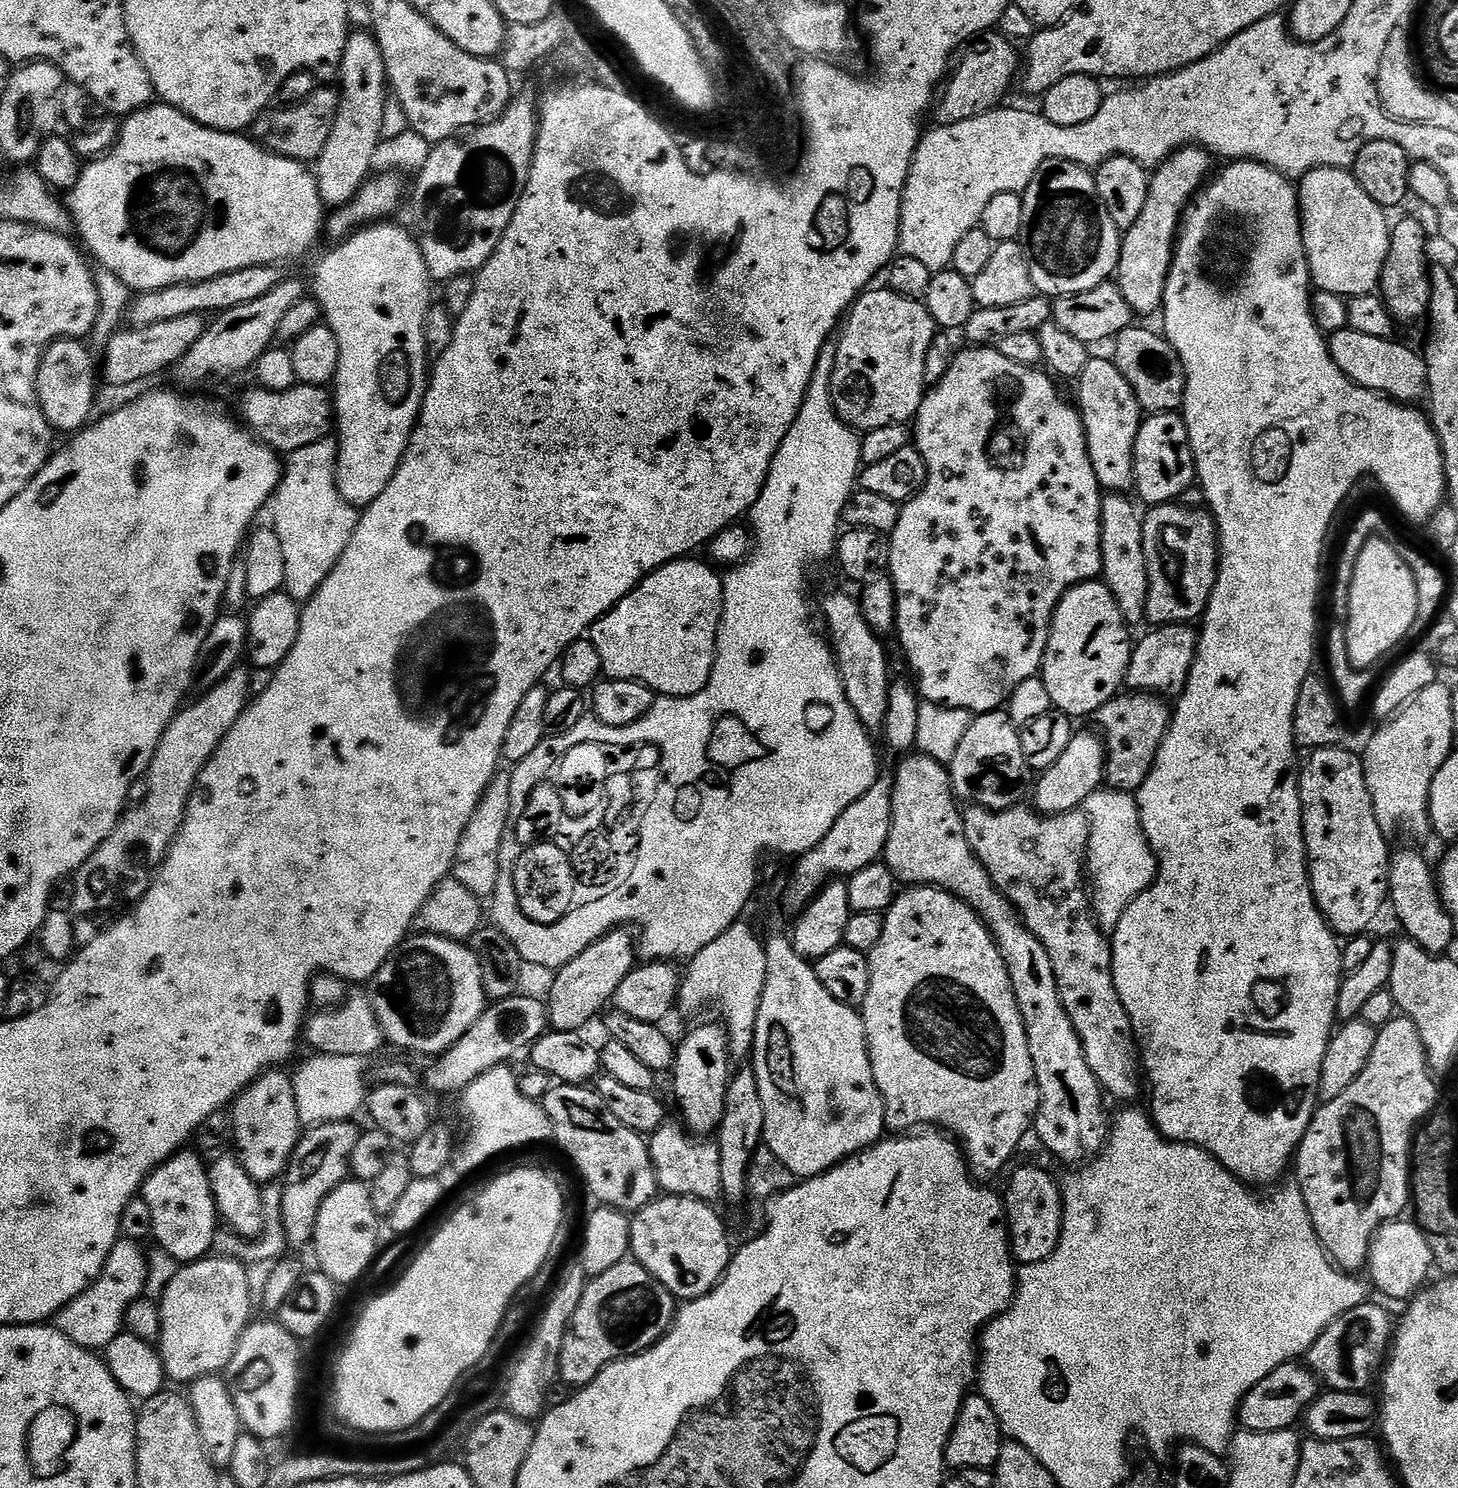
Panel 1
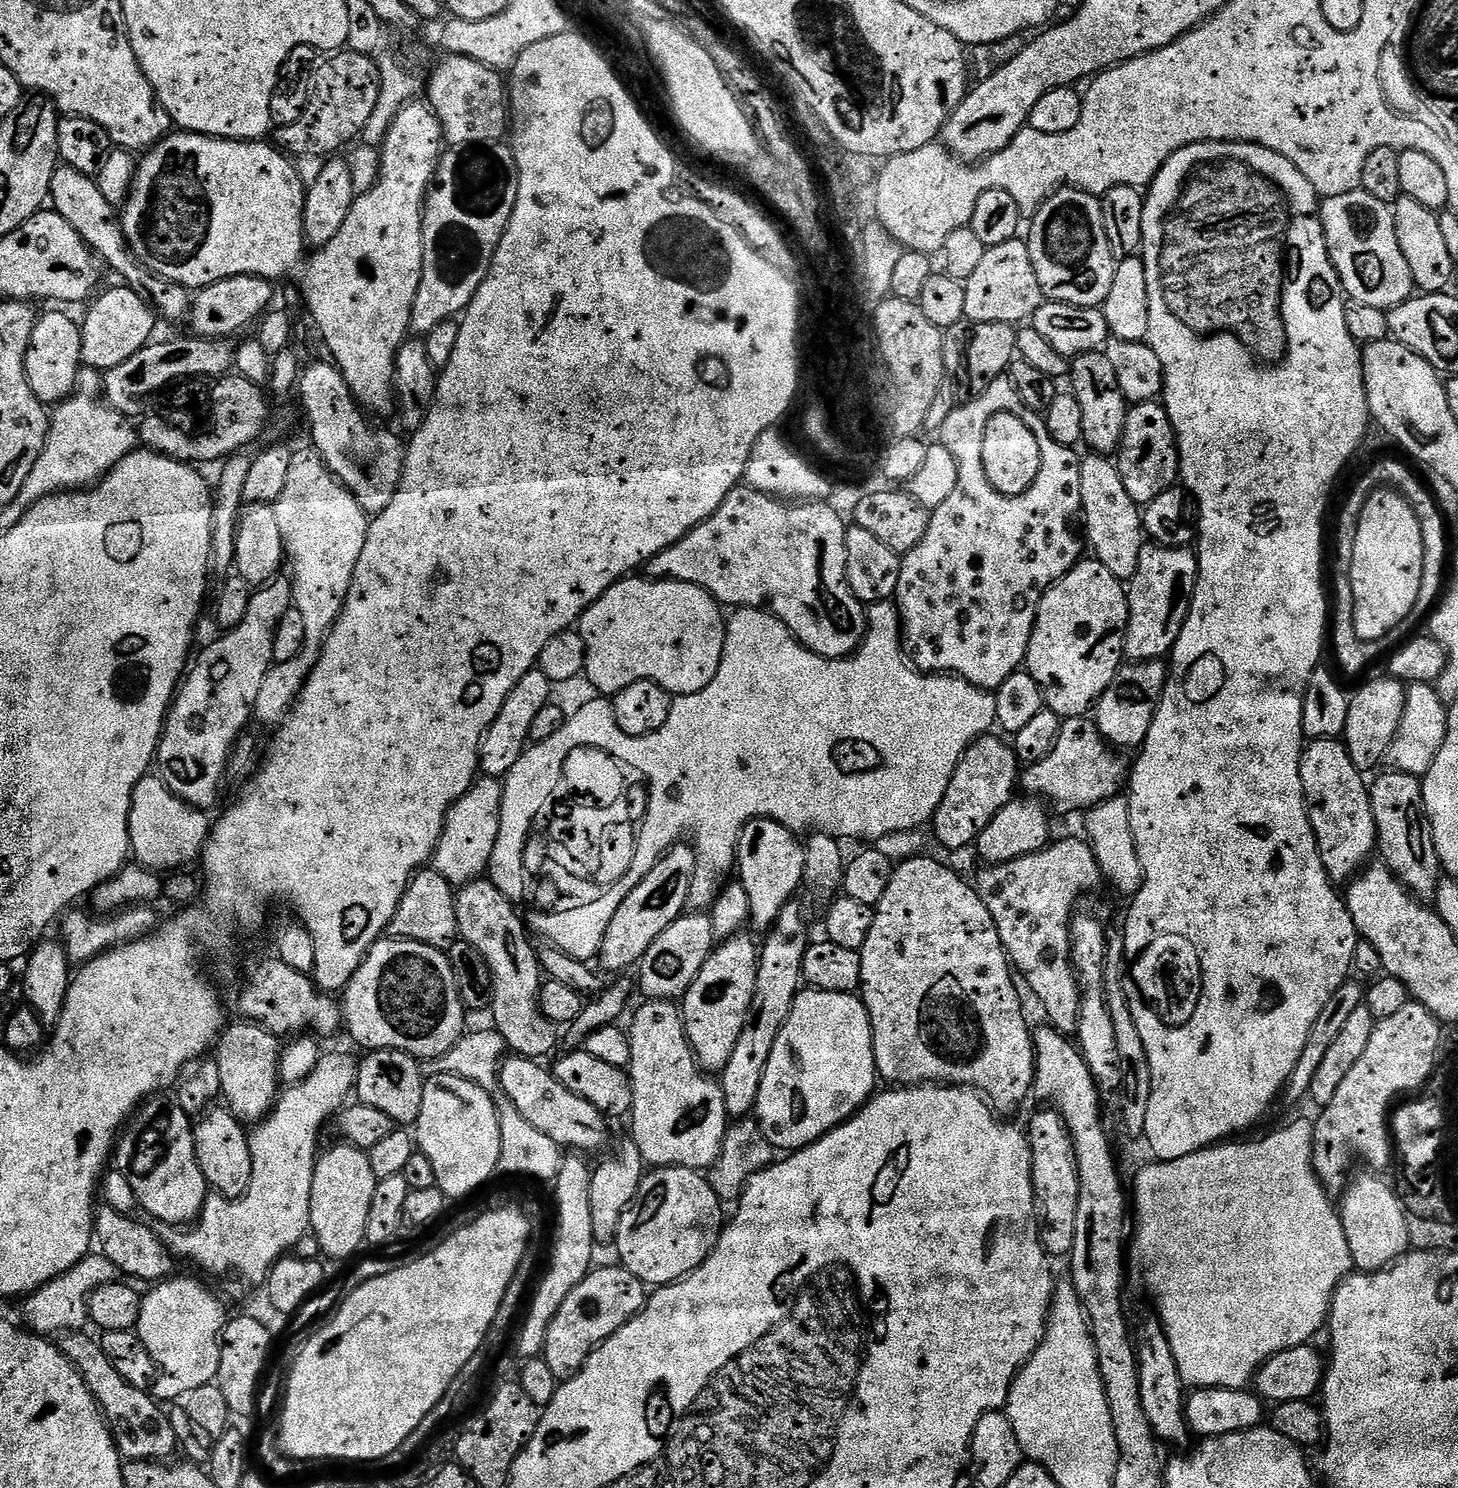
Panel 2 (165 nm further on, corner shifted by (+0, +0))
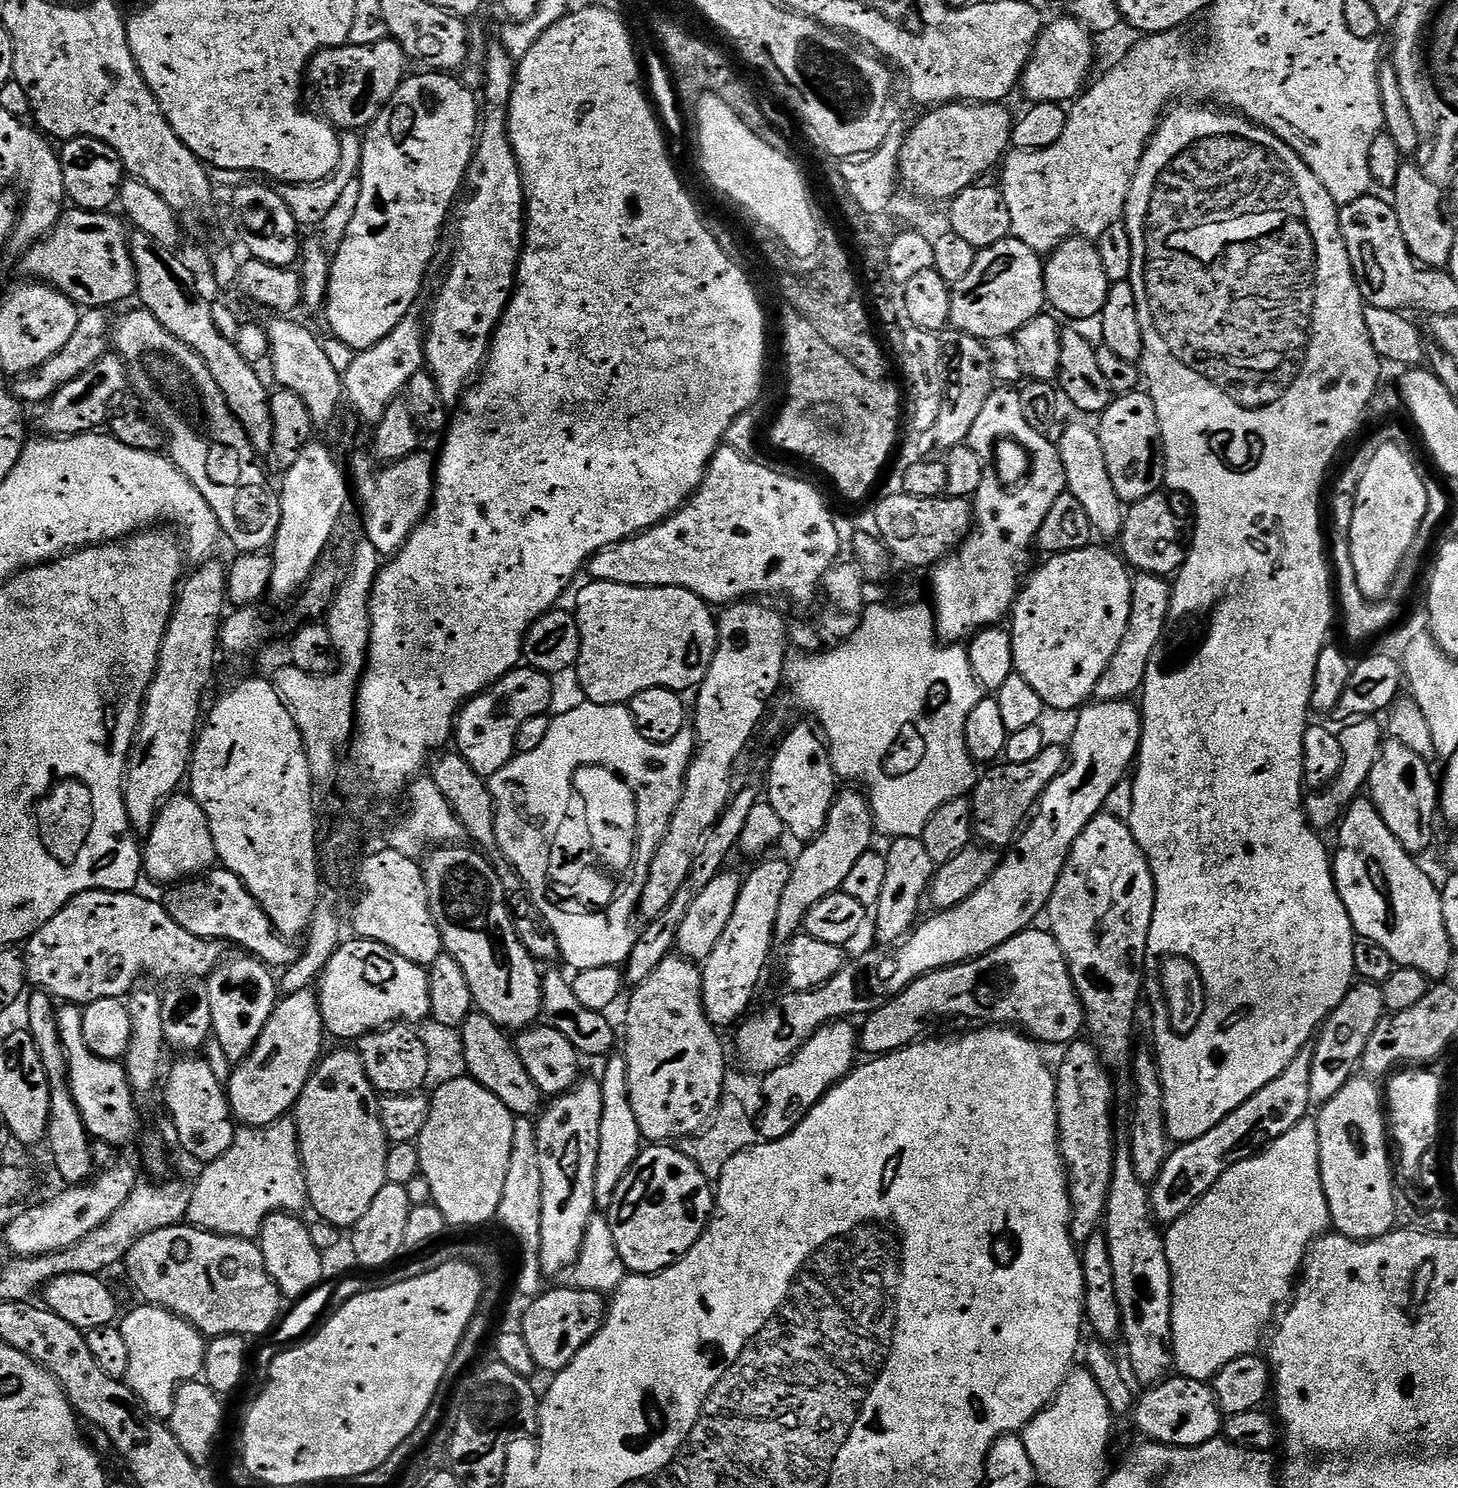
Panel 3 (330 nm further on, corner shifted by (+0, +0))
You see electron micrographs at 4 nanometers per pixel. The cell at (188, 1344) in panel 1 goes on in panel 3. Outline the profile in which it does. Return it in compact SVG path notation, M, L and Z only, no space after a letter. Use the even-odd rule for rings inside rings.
M147 1302L141 1305L125 1316L123 1313L118 1324L130 1353L126 1383L154 1419L168 1422L174 1410L176 1392L183 1384L195 1381L203 1373L206 1340L195 1326L173 1312Z

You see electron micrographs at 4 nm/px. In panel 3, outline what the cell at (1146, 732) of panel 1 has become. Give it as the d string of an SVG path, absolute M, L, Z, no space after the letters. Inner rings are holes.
M1049 743L1031 762L996 762L976 781L971 797L974 817L974 836L981 845L993 850L1004 850L1011 845L1022 825L1031 817L1040 795L1058 778L1066 763L1065 745Z

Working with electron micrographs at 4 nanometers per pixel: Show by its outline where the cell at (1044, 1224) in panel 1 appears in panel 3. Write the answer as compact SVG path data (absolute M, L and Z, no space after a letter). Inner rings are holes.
M1077 1038L1067 1045L1063 1049L1064 1057L1061 1058L1060 1065L1055 1065L1054 1068L1060 1156L1064 1160L1068 1173L1068 1198L1072 1204L1070 1231L1073 1242L1078 1246L1082 1246L1092 1235L1101 1231L1110 1190L1112 1162L1116 1157L1114 1135L1112 1136L1112 1080L1108 1077L1110 1072L1104 1061L1100 1059L1095 1043L1085 1040Z

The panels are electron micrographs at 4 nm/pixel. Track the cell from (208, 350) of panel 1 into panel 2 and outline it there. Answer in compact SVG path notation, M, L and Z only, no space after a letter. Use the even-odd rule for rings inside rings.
M191 339L168 340L165 344L149 343L148 347L143 348L138 354L126 358L122 366L108 369L102 376L105 396L103 399L111 407L129 410L128 408L138 407L143 396L148 396L151 392L166 387L171 380L188 380L191 376L219 378L233 371L234 348L227 339Z

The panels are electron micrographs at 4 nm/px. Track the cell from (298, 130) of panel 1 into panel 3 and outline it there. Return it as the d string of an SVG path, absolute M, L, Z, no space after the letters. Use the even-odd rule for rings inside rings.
M391 38L373 44L349 42L342 48L323 48L311 62L310 76L320 87L320 104L328 123L345 132L367 129L406 79L408 64L410 58L400 43Z

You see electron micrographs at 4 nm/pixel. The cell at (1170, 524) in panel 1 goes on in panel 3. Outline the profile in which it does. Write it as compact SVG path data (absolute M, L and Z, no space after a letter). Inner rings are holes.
M1140 574L1133 579L1130 598L1130 622L1126 634L1122 634L1122 643L1110 658L1106 674L1098 678L1094 696L1096 700L1127 700L1135 697L1144 687L1146 670L1157 655L1156 647L1164 636L1164 628L1169 627L1168 611L1172 601L1172 584L1165 577Z

